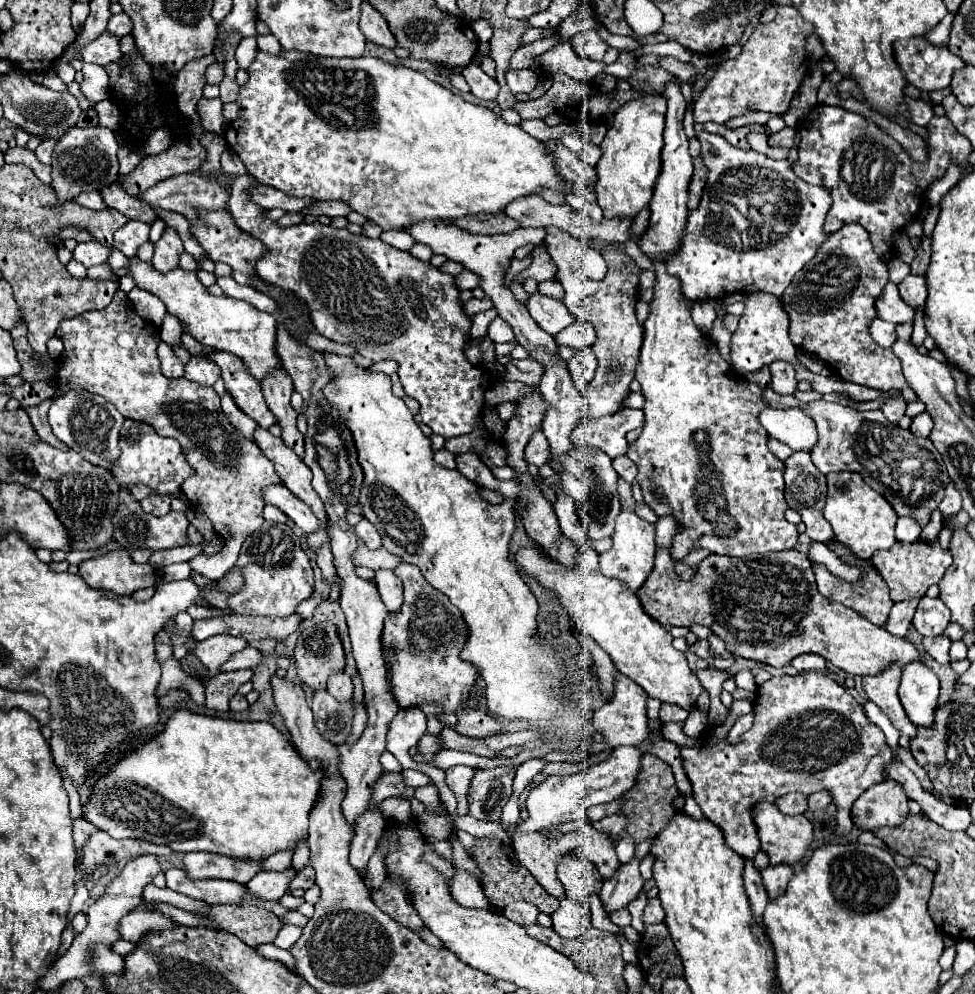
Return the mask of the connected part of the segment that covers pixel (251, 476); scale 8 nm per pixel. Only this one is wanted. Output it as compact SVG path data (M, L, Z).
M121 289L103 311L89 311L63 319L57 337L65 345L59 357L57 395L65 393L69 387L77 391L87 389L113 403L123 417L143 421L155 427L161 437L173 437L181 443L183 455L195 471L193 477L183 481L181 491L191 507L211 519L213 529L223 539L223 549L219 553L211 557L197 555L189 564L193 571L209 579L223 577L223 573L235 565L243 539L263 523L263 491L269 485L281 483L271 461L227 421L213 387L207 389L185 377L163 377L157 359L157 327L125 307L125 293Z

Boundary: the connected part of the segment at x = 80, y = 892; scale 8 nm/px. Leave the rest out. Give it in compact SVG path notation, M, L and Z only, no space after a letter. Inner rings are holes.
M80 871L82 878L75 885L75 895L71 900L70 910L67 917L67 925L70 925L74 915L85 910L85 903L89 899L89 891L83 881L85 874Z

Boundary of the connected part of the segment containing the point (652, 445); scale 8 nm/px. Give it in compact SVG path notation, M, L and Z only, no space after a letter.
M673 77L669 83L665 83L661 95L667 101L663 169L649 205L649 227L639 239L641 251L651 259L655 267L655 295L649 303L651 313L643 323L645 333L635 373L635 379L641 383L641 393L645 397L645 425L641 437L629 445L627 457L639 469L637 483L643 491L647 507L651 507L657 517L675 517L675 521L679 521L679 533L675 533L675 541L671 545L671 555L675 559L683 559L695 549L707 549L715 555L735 557L793 549L799 539L799 533L797 525L785 519L785 511L789 509L783 497L785 465L767 449L769 437L757 419L759 411L765 407L765 403L761 401L763 389L735 373L731 365L719 355L711 337L703 335L695 327L691 319L691 301L683 297L679 279L667 273L667 257L669 253L675 253L675 249L679 247L679 241L683 239L683 229L687 225L687 201L689 183L693 177L693 159L689 155L689 139L683 131L683 115L687 111L687 101L681 93L681 81Z

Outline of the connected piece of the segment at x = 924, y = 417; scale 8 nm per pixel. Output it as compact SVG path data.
M919 413L915 419L913 419L913 423L911 423L911 427L909 427L917 437L929 437L929 433L931 433L931 429L933 429L933 421L931 421L931 417L927 415L927 413Z

